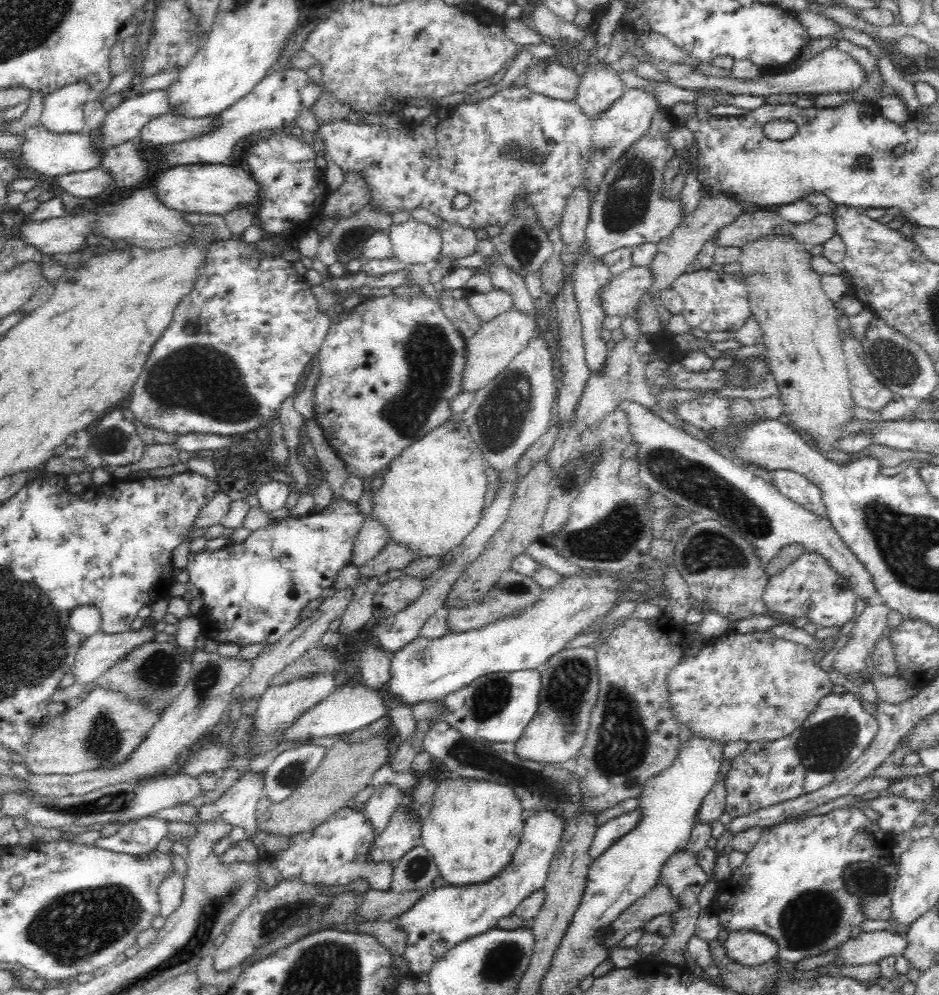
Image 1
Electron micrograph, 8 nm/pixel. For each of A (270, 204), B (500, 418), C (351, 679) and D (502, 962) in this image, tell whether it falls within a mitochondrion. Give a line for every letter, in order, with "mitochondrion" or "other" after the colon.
A: other
B: mitochondrion
C: other
D: mitochondrion

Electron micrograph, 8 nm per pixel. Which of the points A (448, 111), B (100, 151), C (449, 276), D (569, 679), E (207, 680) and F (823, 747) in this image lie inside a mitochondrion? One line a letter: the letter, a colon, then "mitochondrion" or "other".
A: other
B: other
C: other
D: mitochondrion
E: mitochondrion
F: mitochondrion

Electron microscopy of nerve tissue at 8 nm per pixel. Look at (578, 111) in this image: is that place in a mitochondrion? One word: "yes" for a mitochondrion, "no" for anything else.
no

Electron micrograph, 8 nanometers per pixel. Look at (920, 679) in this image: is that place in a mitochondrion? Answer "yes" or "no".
no

